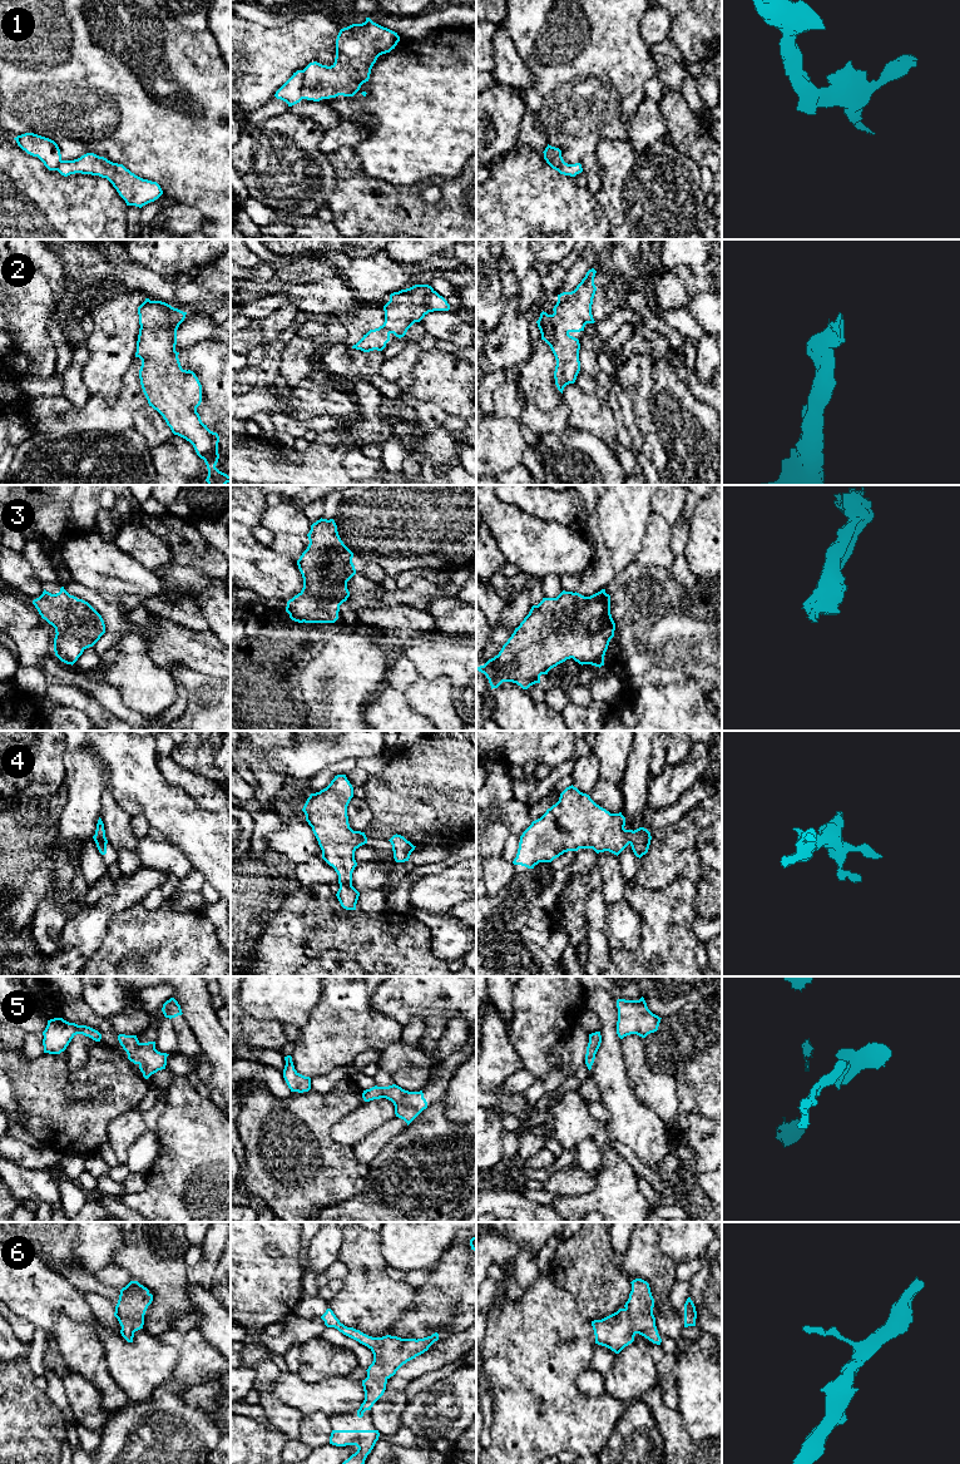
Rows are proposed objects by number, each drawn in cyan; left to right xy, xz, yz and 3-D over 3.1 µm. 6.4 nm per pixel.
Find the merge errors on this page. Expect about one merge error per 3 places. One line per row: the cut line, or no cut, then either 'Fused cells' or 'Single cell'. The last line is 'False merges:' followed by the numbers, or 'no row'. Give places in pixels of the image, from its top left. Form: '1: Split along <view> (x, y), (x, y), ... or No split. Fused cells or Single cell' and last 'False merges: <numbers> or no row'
1: Split along xz (303, 69), (302, 98). Fused cells
2: No split. Single cell
3: No split. Single cell
4: No split. Single cell
5: No split. Single cell
6: No split. Single cell
False merges: 1

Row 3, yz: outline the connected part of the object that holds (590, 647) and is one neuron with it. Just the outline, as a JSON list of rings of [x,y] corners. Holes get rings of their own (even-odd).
[[[605,589],[590,597],[563,590],[556,598],[543,598],[538,605],[533,605],[499,654],[476,669],[486,676],[491,689],[498,688],[503,682],[513,682],[523,689],[528,689],[530,686],[540,683],[541,674],[548,674],[551,668],[570,658],[582,666],[592,664],[599,668],[604,666],[604,656],[610,639],[614,637],[614,630],[615,623],[610,614],[610,595],[605,593]]]

